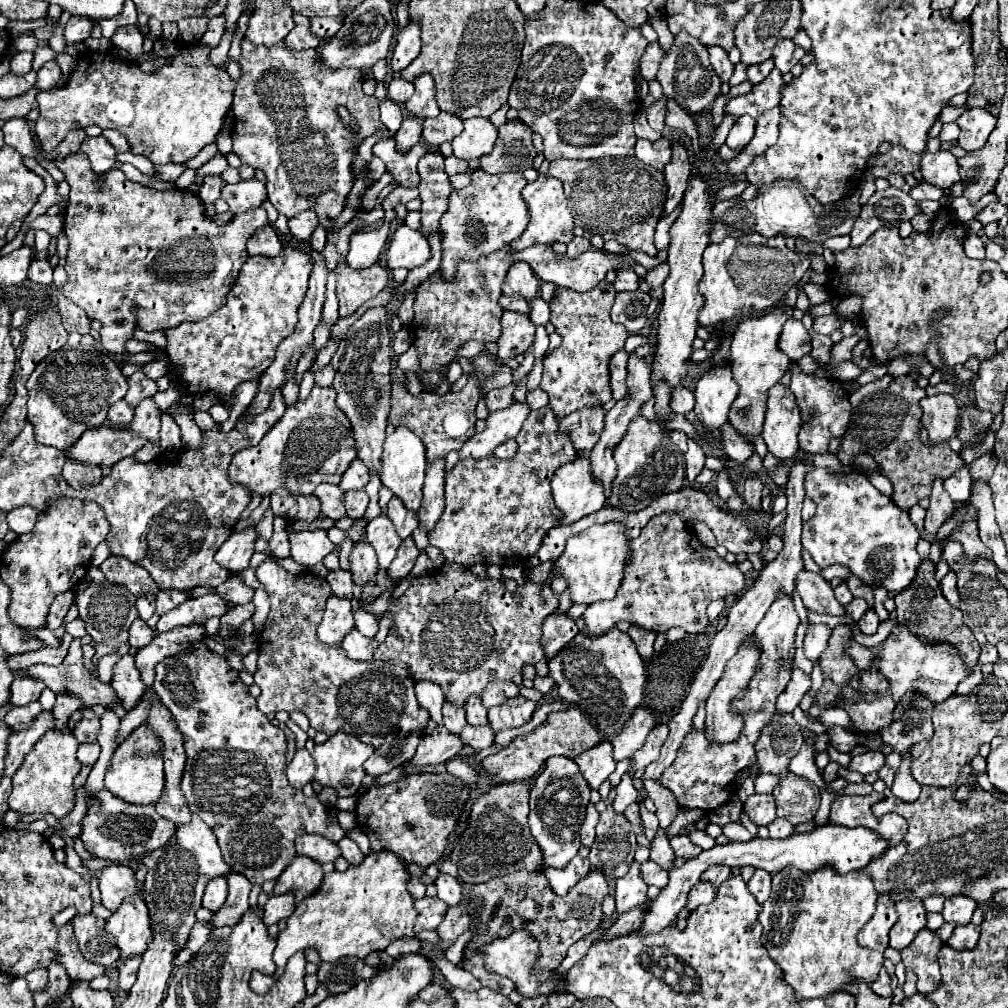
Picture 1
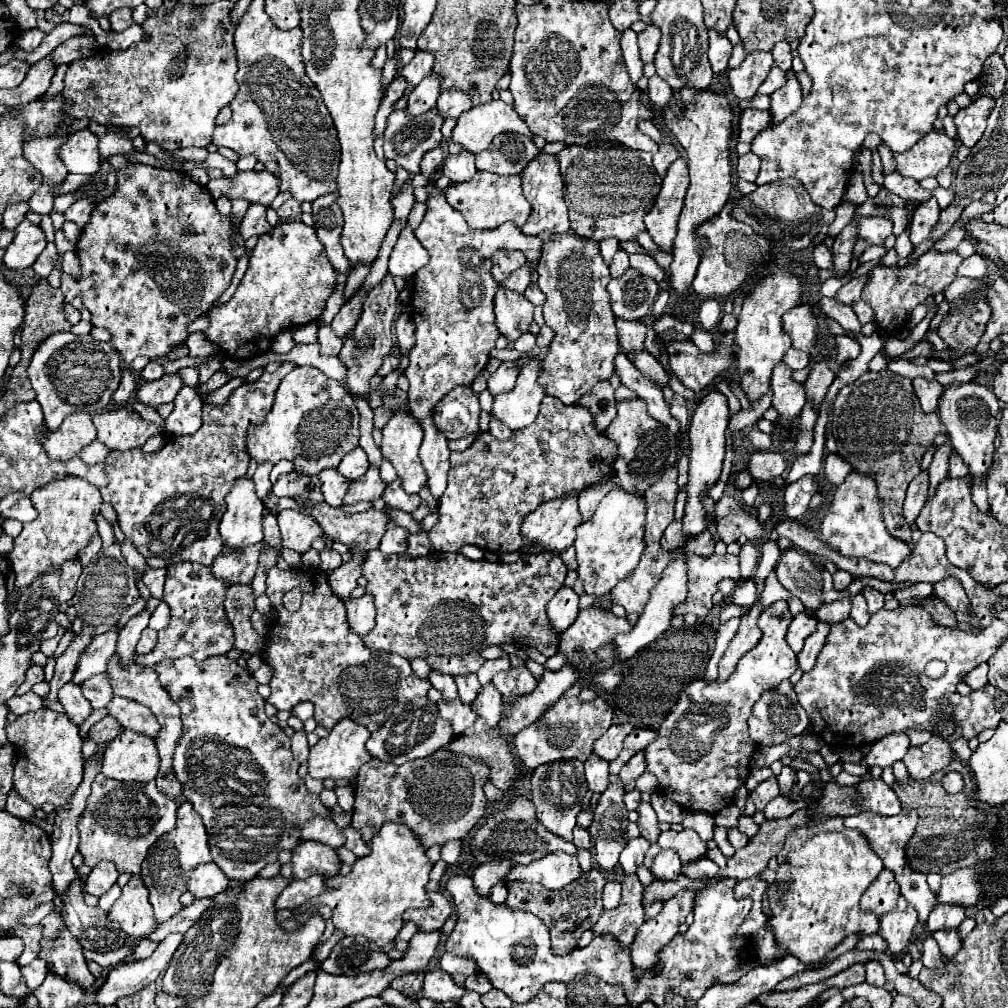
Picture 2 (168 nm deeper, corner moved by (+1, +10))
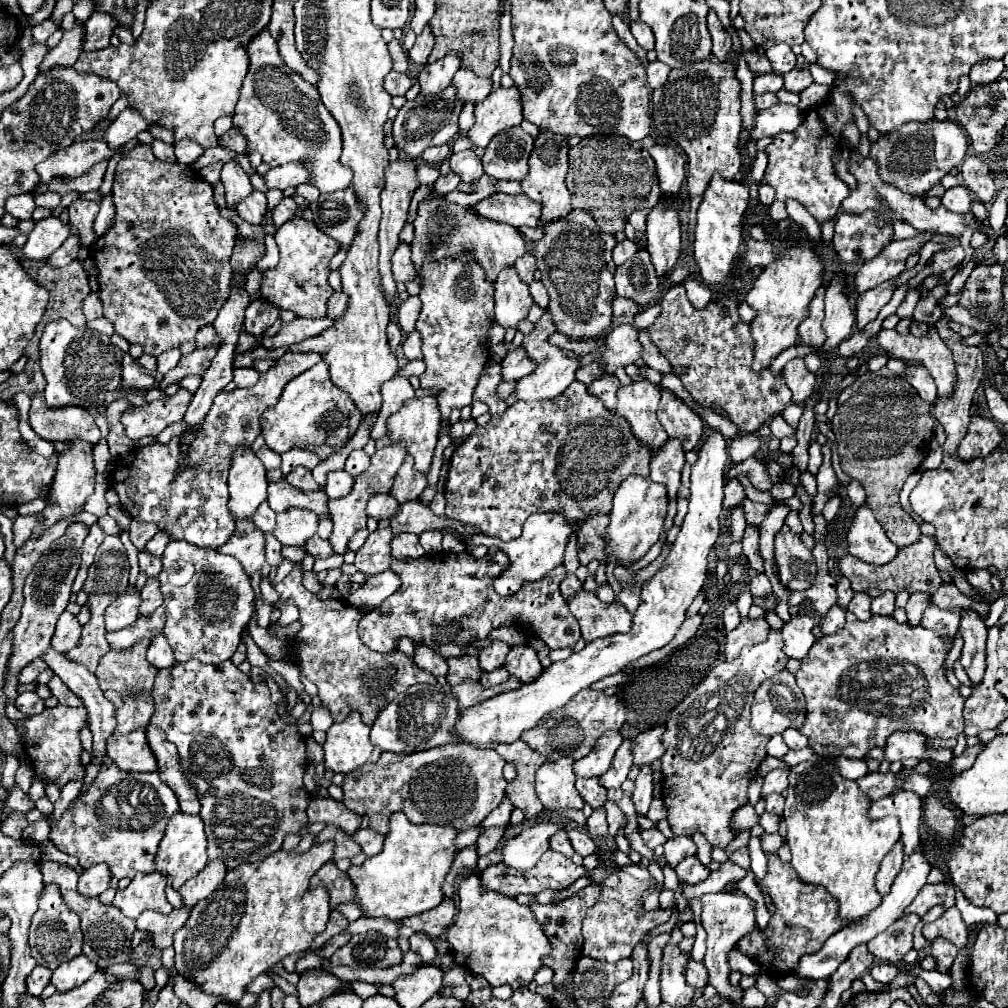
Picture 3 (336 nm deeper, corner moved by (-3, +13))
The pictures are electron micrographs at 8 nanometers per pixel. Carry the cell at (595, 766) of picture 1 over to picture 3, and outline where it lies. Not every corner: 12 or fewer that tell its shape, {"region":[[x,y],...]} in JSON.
{"region":[[578,779],[576,789],[584,803],[598,809],[606,789],[598,779]]}

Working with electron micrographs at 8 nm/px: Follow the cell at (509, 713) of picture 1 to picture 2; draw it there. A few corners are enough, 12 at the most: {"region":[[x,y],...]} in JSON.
{"region":[[512,668],[496,674],[492,684],[504,702],[532,694],[538,680]]}

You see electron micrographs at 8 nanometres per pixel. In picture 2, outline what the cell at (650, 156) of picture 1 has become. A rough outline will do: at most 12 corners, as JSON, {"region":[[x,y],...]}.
{"region":[[662,142],[654,154],[654,168],[664,178],[680,154],[674,144]]}

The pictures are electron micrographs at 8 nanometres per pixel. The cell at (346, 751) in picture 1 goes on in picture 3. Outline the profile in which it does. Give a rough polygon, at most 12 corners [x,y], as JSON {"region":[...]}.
{"region":[[358,711],[328,729],[324,765],[350,773],[380,749]]}

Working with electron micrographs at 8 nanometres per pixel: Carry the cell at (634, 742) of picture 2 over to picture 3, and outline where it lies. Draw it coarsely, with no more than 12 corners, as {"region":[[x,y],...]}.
{"region":[[630,739],[622,742],[610,769],[600,777],[606,789],[618,789],[632,767]]}

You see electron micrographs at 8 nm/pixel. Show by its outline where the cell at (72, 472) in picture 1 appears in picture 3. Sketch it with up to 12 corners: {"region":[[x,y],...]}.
{"region":[[32,397],[28,421],[46,441],[102,439],[94,417]]}

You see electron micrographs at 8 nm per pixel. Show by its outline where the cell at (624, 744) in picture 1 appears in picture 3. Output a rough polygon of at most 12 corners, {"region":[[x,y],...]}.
{"region":[[606,731],[574,763],[574,775],[604,775],[622,743],[618,731]]}

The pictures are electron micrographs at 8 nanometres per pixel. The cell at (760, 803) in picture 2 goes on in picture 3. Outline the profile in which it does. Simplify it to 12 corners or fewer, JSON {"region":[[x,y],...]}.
{"region":[[774,769],[764,777],[762,795],[782,793],[788,787],[786,769]]}

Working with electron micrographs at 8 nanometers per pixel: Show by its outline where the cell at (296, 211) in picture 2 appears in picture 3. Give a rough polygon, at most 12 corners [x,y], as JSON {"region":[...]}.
{"region":[[284,197],[272,211],[276,227],[296,217],[298,205]]}

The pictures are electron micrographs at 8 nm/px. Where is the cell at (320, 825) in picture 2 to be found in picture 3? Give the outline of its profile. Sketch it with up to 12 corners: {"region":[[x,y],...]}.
{"region":[[332,797],[308,803],[310,823],[342,827],[354,833],[362,815]]}

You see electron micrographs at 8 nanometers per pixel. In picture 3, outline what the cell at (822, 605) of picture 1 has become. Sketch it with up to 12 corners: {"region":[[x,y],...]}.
{"region":[[784,525],[774,537],[780,583],[804,591],[816,577],[812,551]]}

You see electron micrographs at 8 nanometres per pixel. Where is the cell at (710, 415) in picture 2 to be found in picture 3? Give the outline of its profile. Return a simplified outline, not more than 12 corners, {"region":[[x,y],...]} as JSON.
{"region":[[704,439],[690,509],[632,629],[460,709],[474,747],[514,743],[578,691],[668,645],[720,535],[726,439]]}

